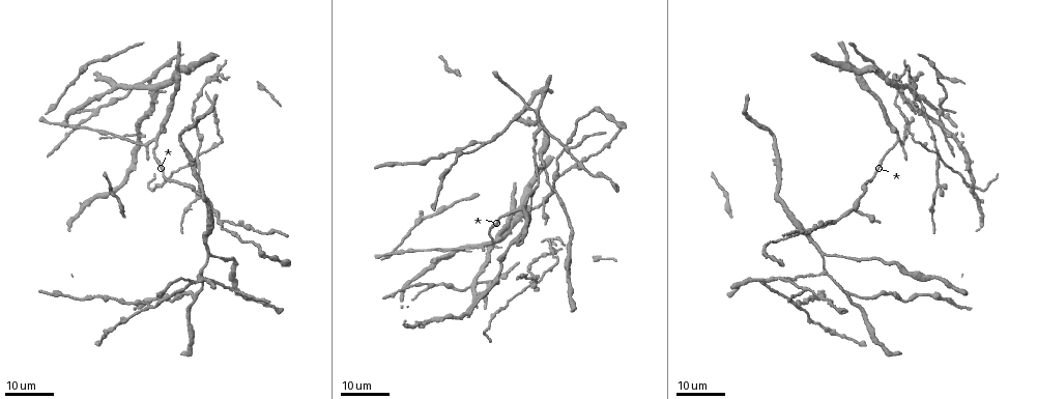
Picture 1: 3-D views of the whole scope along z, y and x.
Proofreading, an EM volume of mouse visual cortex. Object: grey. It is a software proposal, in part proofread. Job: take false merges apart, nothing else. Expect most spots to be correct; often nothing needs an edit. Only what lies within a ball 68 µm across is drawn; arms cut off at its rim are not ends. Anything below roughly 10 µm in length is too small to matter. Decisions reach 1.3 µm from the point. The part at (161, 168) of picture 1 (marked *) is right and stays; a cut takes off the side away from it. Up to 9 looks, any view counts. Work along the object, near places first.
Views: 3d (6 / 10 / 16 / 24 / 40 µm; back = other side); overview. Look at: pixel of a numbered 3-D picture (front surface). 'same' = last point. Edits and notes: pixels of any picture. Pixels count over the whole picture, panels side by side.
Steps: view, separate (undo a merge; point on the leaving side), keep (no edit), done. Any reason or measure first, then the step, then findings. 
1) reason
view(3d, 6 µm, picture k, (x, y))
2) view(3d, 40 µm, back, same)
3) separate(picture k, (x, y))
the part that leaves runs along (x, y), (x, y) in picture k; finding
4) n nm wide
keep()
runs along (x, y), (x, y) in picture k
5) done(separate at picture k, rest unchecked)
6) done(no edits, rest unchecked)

side arm on a straight run
view(3d, 24 µm, picture 1, (155, 139))

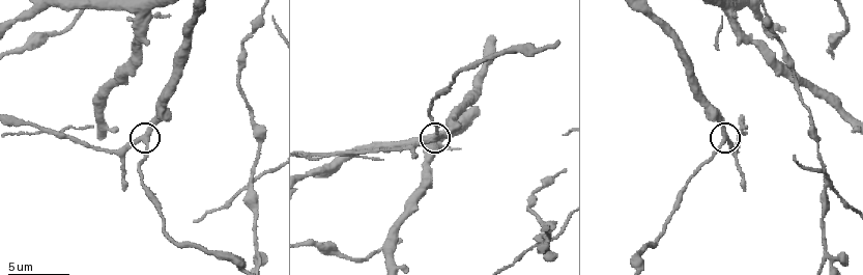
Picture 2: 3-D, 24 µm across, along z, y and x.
closer look
view(3d, 6 µm, picture 2, (140, 140))

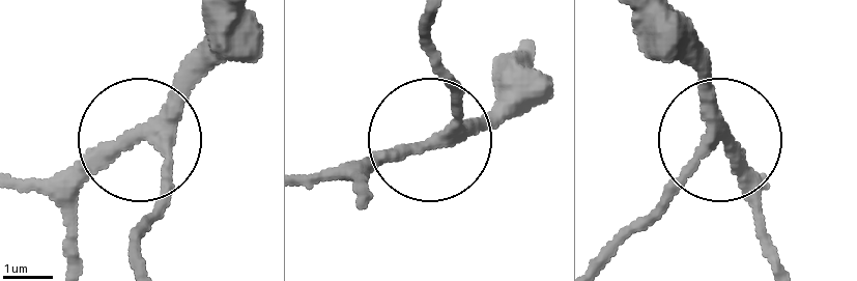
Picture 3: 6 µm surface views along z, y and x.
side arm 60 µm; 3 arms
keep()
one neuron here

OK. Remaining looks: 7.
a fork
view(3d, 6 µm, picture 2, (251, 188))

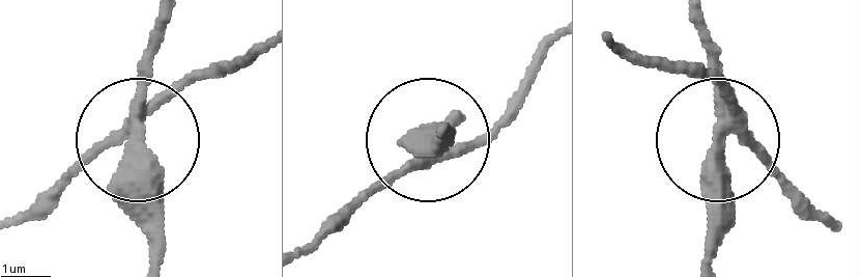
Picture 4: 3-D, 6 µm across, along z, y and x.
from behind
view(3d, 6 µm, back, picture 4, (722, 133))

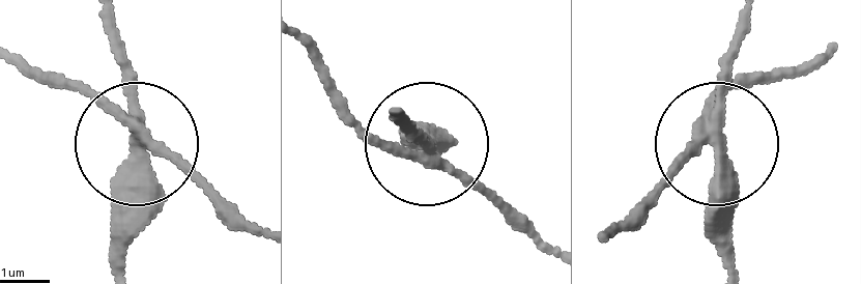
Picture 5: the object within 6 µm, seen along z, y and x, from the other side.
separate(picture 5, (192, 167))
the part that leaves runs along (137, 133), (257, 228) in picture 5; two neurons meet here

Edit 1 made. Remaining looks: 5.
view(overview)

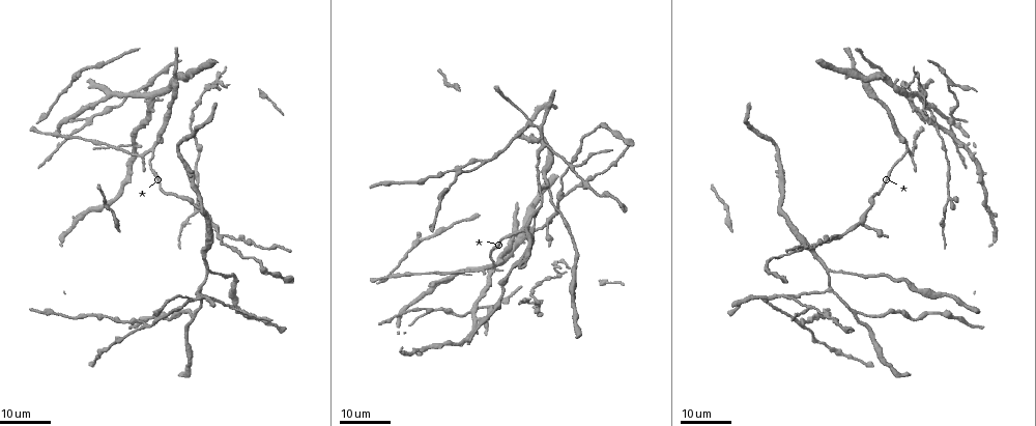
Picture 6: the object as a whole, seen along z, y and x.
three arms meet
view(3d, 24 µm, picture 6, (830, 272))

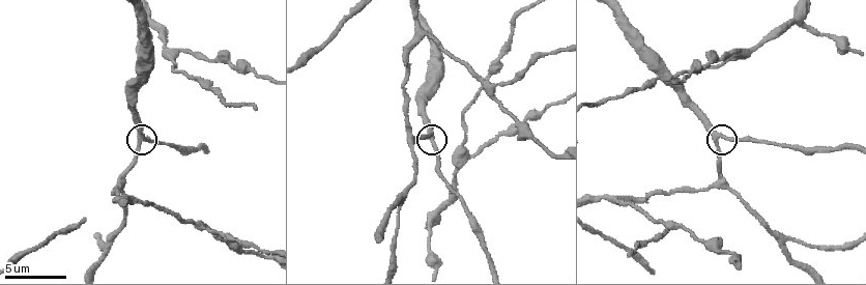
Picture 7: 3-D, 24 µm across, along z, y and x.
view(3d, 6 µm, picture 7, (718, 137))

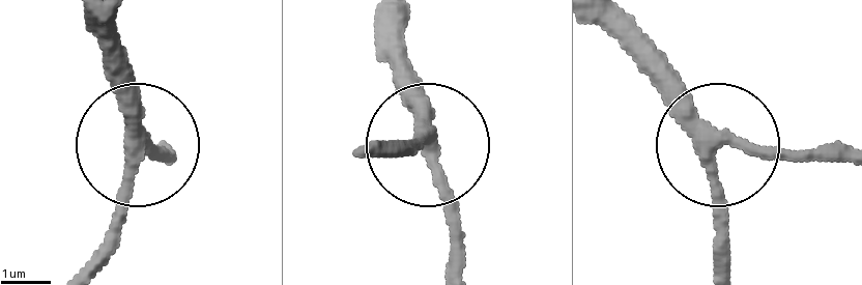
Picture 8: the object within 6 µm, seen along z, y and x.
keep()
all the same neuron

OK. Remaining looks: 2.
view(3d, 6 µm, picture 7, (140, 202))

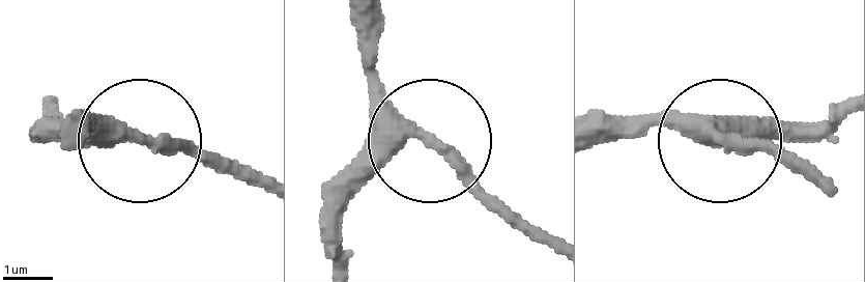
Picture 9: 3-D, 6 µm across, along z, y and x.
from behind
view(3d, 6 µm, back, picture 9, (138, 138))

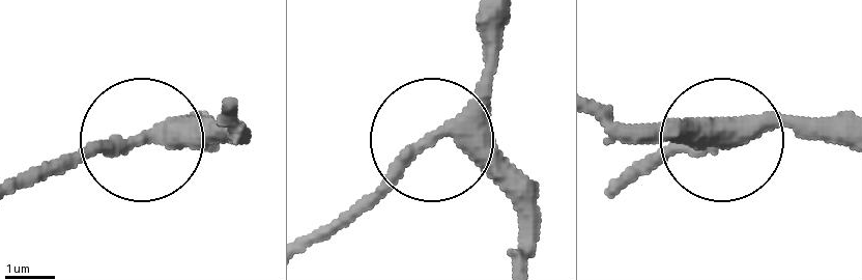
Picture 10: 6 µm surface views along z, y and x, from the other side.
keep()
one neuron here

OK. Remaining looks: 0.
done(separate at picture 5, rest unchecked)

